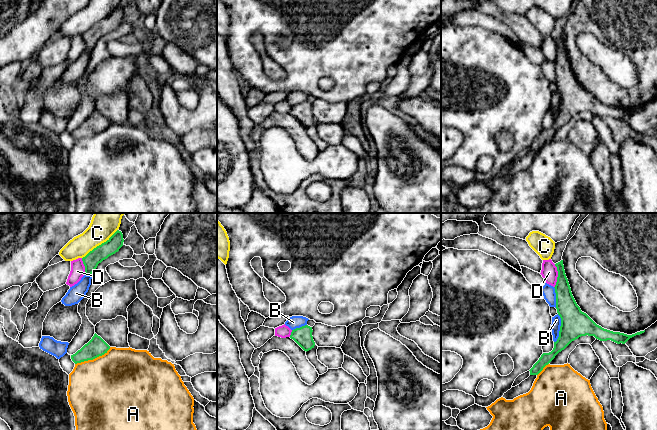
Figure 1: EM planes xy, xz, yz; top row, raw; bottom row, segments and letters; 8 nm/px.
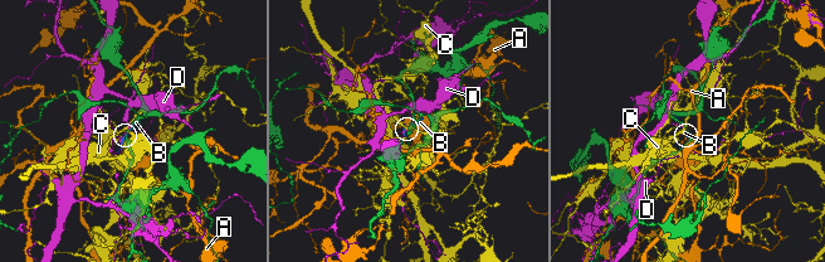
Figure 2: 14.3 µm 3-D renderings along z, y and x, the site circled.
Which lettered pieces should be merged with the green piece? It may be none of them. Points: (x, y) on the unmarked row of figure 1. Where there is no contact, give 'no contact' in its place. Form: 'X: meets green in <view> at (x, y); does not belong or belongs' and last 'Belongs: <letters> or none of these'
A: meets green in xy at (92, 135); does not belong
B: meets green in yz at (560, 104); does not belong
C: meets green in xy at (99, 21); does not belong
D: meets green in yz at (558, 52); does not belong
Belongs: none of these

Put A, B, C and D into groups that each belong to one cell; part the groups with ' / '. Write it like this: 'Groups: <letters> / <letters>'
Groups: A / B / C / D

